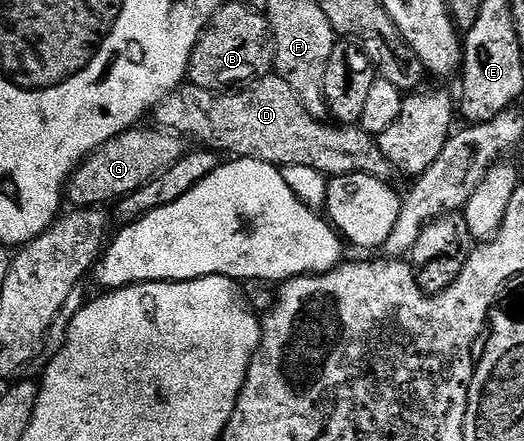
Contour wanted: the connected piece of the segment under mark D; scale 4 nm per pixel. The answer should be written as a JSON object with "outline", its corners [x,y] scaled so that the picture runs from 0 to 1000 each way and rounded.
{"outline":[[[527,168],[502,172],[498,181],[460,204],[441,206],[437,213],[389,204],[382,195],[357,188],[338,200],[311,236],[302,238],[300,263],[298,281],[303,293],[330,299],[365,320],[380,317],[385,324],[380,329],[418,349],[441,345],[437,351],[447,358],[494,363],[538,381],[595,376],[595,385],[613,390],[624,404],[691,390],[695,397],[710,397],[725,408],[746,406],[744,370],[740,358],[733,358],[716,311],[706,308],[687,286],[647,286],[643,279],[607,272],[595,259],[588,259],[580,231],[569,220],[569,209],[557,204],[557,195],[550,195],[550,186],[542,186]]]}

